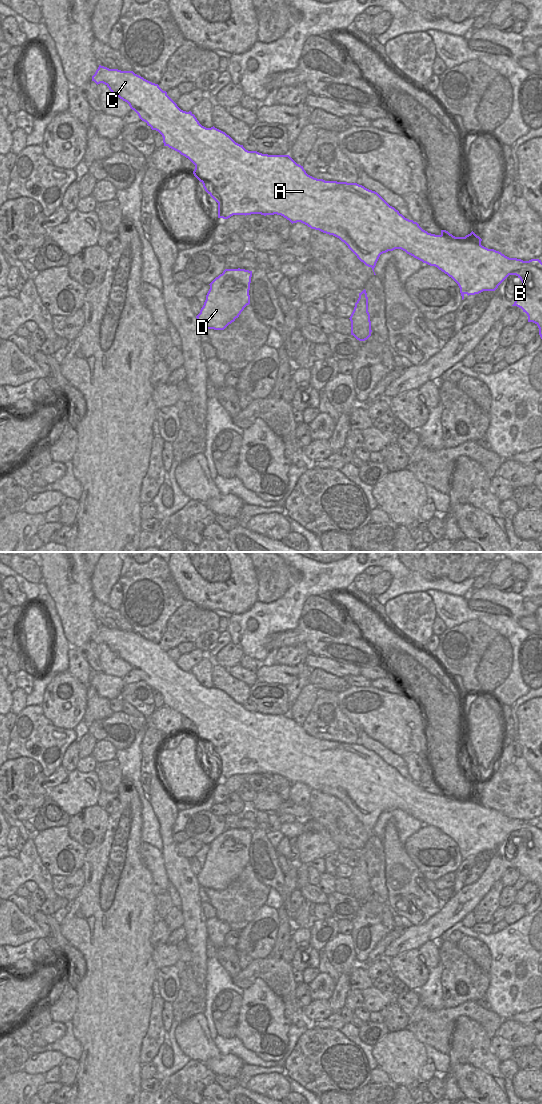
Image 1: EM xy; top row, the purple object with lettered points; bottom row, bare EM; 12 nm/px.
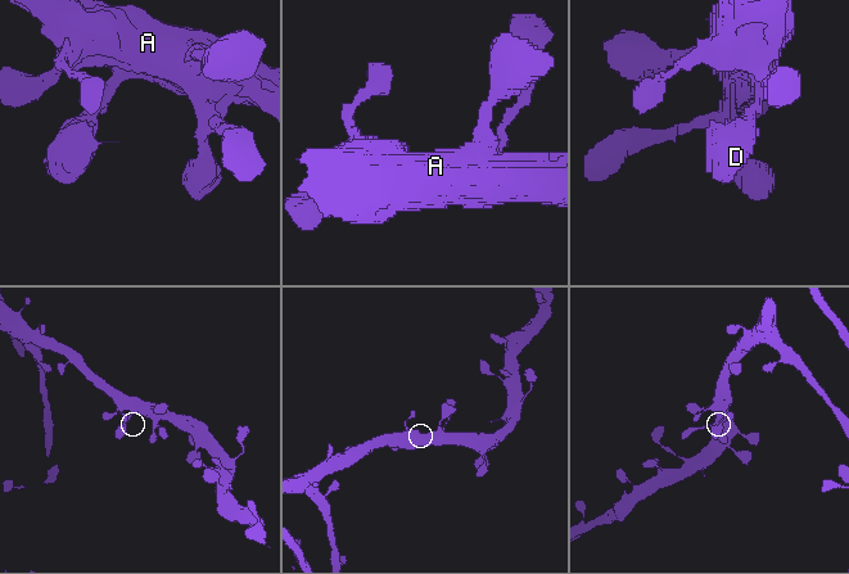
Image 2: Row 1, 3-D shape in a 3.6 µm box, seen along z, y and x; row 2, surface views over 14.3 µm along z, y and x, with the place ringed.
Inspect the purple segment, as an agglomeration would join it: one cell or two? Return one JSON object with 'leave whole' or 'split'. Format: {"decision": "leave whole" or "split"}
{"decision": "leave whole"}

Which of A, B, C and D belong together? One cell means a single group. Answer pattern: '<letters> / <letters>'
A B C D

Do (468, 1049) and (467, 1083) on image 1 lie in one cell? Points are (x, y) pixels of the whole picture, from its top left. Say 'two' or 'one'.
one

